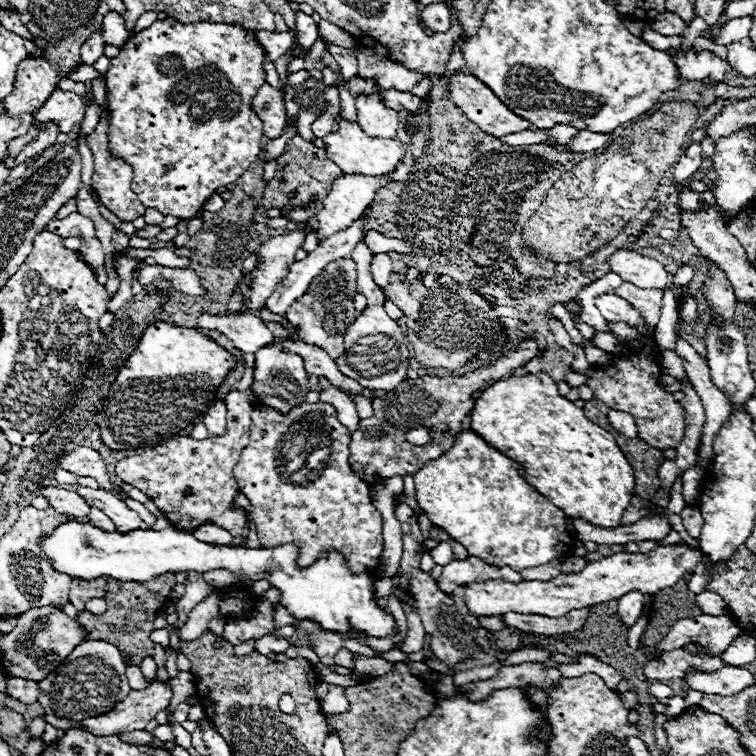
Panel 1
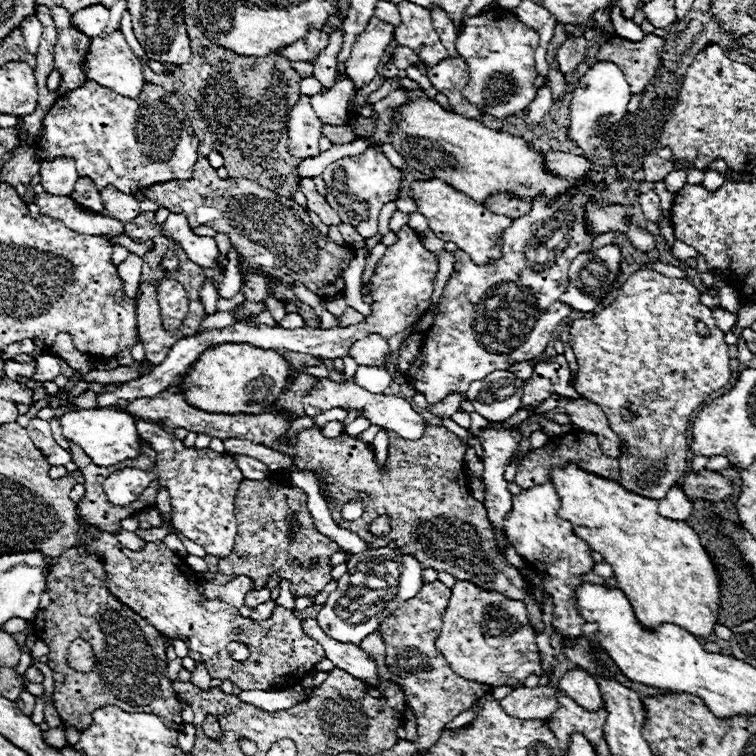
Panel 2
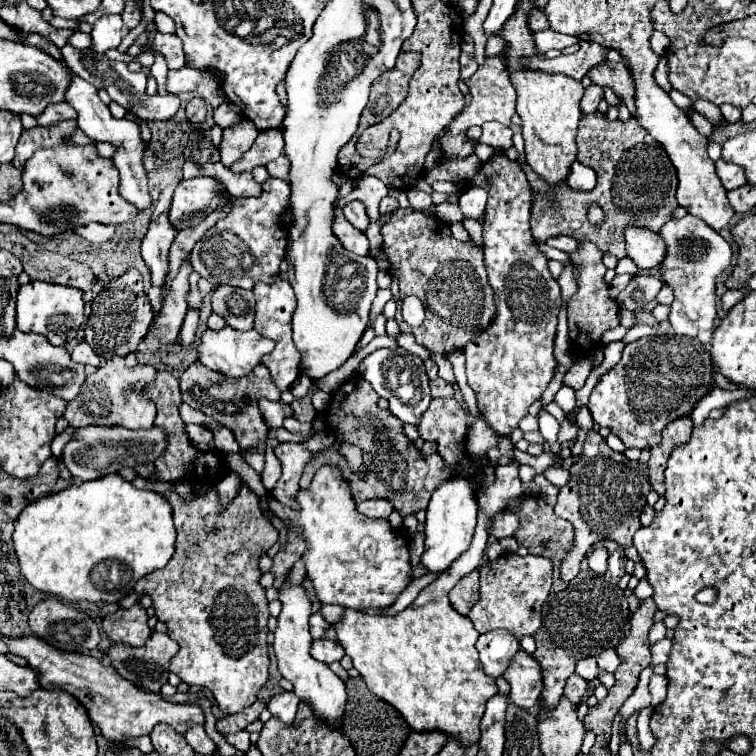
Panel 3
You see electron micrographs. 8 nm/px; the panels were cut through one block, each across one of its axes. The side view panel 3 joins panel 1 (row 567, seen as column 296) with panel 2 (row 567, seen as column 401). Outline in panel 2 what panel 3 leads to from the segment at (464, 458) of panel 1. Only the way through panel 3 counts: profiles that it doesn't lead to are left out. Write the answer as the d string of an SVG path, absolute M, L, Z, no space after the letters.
M546 482L540 486L532 486L513 496L512 503L512 510L506 516L506 536L516 554L538 572L544 590L554 598L554 630L562 638L566 638L566 646L574 646L576 640L582 636L582 626L586 624L576 608L576 588L582 586L582 576L592 572L596 564L590 556L592 548L574 534L570 522L558 518L556 512L560 508L560 498L554 492L552 484Z

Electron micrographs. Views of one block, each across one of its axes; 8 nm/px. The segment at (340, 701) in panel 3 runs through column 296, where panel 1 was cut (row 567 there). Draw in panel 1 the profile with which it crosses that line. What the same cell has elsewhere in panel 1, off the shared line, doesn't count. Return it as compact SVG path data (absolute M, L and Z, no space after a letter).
M686 542L670 544L670 546L656 546L646 554L628 554L620 552L610 558L598 560L588 564L584 570L576 574L560 574L548 582L502 582L502 580L488 580L480 584L470 584L464 588L464 600L468 604L470 614L484 616L484 614L542 614L550 618L560 618L568 610L584 608L590 604L606 602L612 598L620 598L630 590L640 590L644 594L656 594L658 590L674 586L686 572L694 572L694 568L704 560L700 546L688 546Z

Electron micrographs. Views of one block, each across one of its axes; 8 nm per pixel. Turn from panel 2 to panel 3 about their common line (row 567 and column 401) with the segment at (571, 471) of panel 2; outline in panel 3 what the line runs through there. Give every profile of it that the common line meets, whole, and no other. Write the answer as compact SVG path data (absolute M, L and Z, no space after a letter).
M518 462L498 466L494 484L478 492L480 514L470 550L466 550L450 570L444 570L444 574L428 584L418 598L396 616L372 616L358 610L344 610L342 618L334 624L338 642L352 658L354 668L362 674L370 692L398 708L406 722L418 732L442 730L454 734L464 746L480 740L480 718L486 702L498 692L498 686L492 676L484 674L478 660L474 642L480 634L466 616L452 608L448 592L462 576L478 570L484 562L492 518L502 514L514 498L530 494L538 494L538 486L520 480Z

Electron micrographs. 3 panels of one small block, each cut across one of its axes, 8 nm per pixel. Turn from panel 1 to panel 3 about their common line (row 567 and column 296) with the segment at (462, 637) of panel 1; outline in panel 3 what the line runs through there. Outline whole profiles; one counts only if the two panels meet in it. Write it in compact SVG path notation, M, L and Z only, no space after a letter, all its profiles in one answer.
M304 396L300 400L294 400L290 406L294 410L294 418L300 420L300 422L312 422L314 416L316 416L316 410L314 410L314 406L310 402L310 396Z

